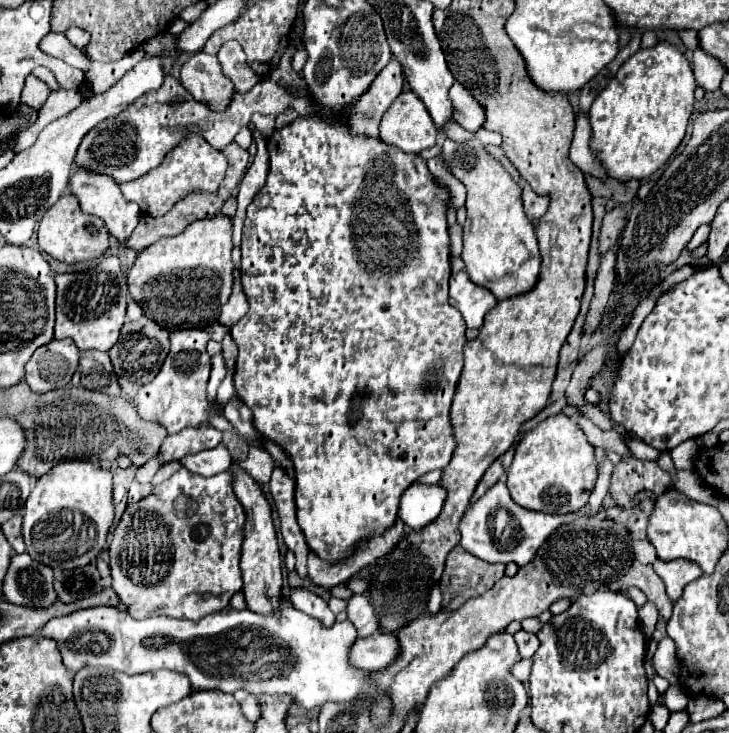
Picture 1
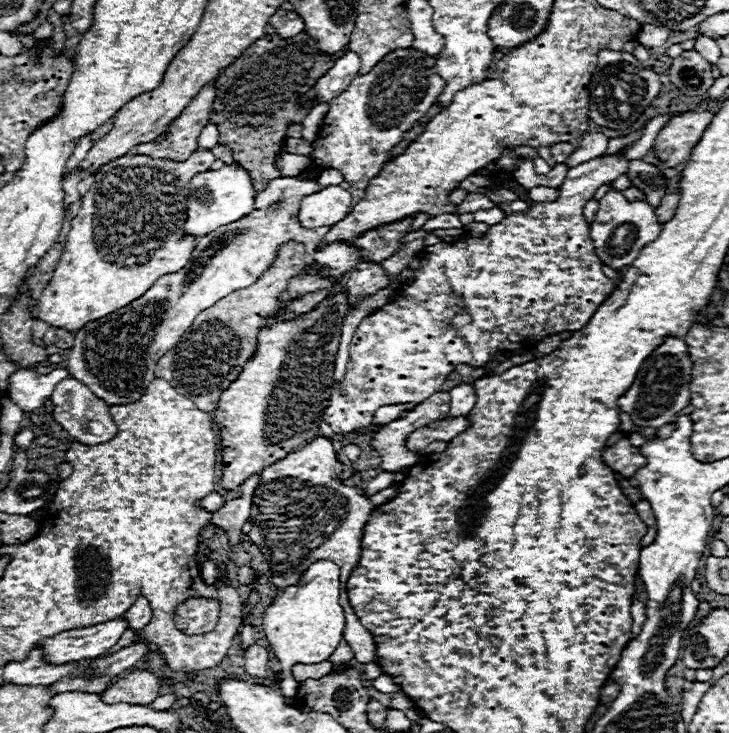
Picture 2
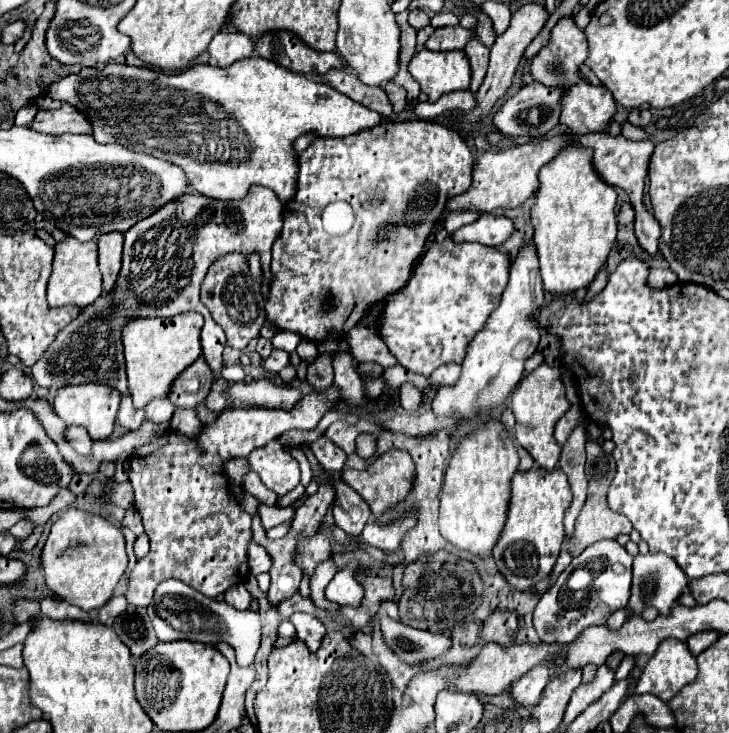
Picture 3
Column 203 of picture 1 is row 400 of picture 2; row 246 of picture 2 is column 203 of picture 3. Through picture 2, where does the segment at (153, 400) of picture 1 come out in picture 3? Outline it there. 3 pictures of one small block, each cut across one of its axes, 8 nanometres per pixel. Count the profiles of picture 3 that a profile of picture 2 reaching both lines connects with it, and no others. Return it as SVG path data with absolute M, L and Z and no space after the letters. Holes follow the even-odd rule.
M328 388L328 390L324 390L324 392L312 392L312 394L306 394L292 410L278 410L278 408L232 408L232 410L224 410L212 424L206 424L202 430L200 430L200 434L198 436L194 436L194 438L186 438L184 434L180 434L180 432L176 432L176 430L166 430L166 432L162 432L160 434L160 446L158 448L154 448L150 454L146 454L146 456L140 456L140 452L136 452L136 456L138 456L138 460L132 460L130 462L130 472L128 472L128 480L130 480L130 484L132 484L132 488L134 488L134 508L138 510L138 514L142 516L142 524L144 524L144 532L146 532L146 536L150 538L150 552L144 556L144 558L140 558L138 560L138 564L132 568L132 572L130 572L130 584L128 584L128 590L126 590L126 600L128 600L128 604L132 604L132 606L148 606L150 604L150 600L152 600L152 594L154 594L154 590L156 590L156 586L162 582L162 580L168 580L168 578L176 578L176 580L182 580L184 584L188 584L188 586L192 586L194 590L198 590L198 592L202 592L204 596L210 596L210 598L216 598L216 596L220 596L220 594L224 594L228 588L232 588L234 584L240 584L246 576L248 576L248 546L250 546L250 542L252 542L252 516L248 514L248 512L244 512L240 506L238 506L238 502L236 502L236 498L230 494L230 486L228 486L228 478L226 478L226 474L224 474L224 464L228 462L228 460L232 460L232 458L246 458L246 456L250 456L250 452L254 450L254 448L262 448L264 444L268 444L270 440L274 440L274 438L278 438L280 434L284 434L286 430L292 430L292 428L316 428L316 424L320 422L320 418L334 406L334 404L338 404L340 402L340 392L336 390L336 388Z

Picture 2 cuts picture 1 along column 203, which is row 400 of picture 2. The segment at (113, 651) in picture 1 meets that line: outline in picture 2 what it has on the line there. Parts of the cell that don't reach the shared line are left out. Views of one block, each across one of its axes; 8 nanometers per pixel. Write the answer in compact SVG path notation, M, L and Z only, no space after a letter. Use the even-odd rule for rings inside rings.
M668 338L648 356L648 360L644 360L632 388L618 400L618 406L622 412L630 414L634 426L638 428L660 428L670 424L674 416L690 404L690 374L692 360L688 356L686 342L682 338Z

